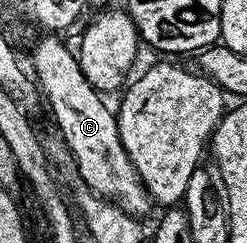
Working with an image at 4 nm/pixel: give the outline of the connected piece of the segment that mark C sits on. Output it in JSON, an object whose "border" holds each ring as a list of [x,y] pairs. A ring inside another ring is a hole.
{"border":[[[42,36],[34,46],[34,70],[33,77],[40,91],[44,102],[50,105],[50,114],[54,117],[54,122],[58,125],[58,130],[62,133],[62,138],[66,141],[66,146],[70,149],[70,154],[74,157],[74,162],[78,165],[78,174],[87,185],[89,191],[97,194],[101,198],[111,200],[126,214],[142,216],[149,206],[152,206],[152,199],[142,187],[136,168],[132,168],[132,162],[126,152],[118,135],[118,120],[113,109],[110,110],[102,103],[103,95],[94,89],[94,85],[86,79],[84,72],[78,63],[77,53],[70,50],[61,42],[58,36]]]}

